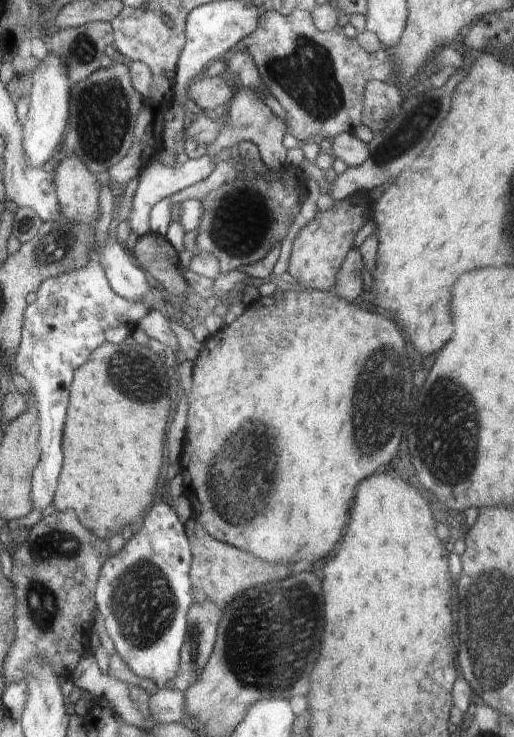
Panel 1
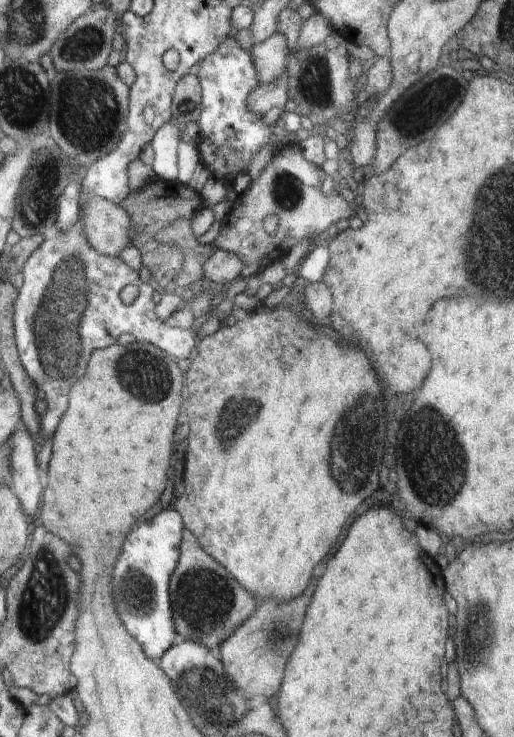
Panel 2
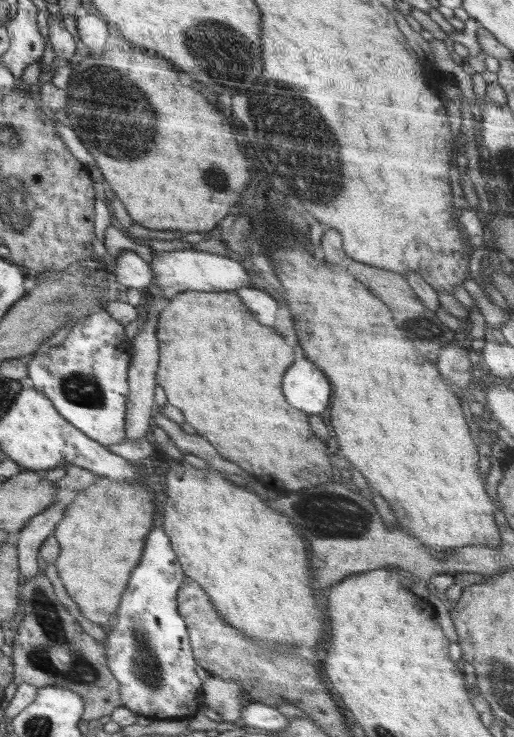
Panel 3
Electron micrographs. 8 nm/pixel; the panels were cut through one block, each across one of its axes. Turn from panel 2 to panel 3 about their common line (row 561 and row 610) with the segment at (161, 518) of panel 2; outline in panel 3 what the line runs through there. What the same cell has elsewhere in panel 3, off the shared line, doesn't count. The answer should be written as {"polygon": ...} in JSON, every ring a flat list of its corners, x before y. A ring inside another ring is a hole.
{"polygon":[[156,518,156,528,150,532,144,548,140,566,134,568,130,584,122,596,122,602,116,610,118,623,106,634,106,657,108,668,120,684,122,705,131,712,148,717,153,721,184,720,194,718,203,703,202,679,197,675,197,662,190,646,188,627,178,613,178,590,185,572,178,558,160,528,162,522]]}

